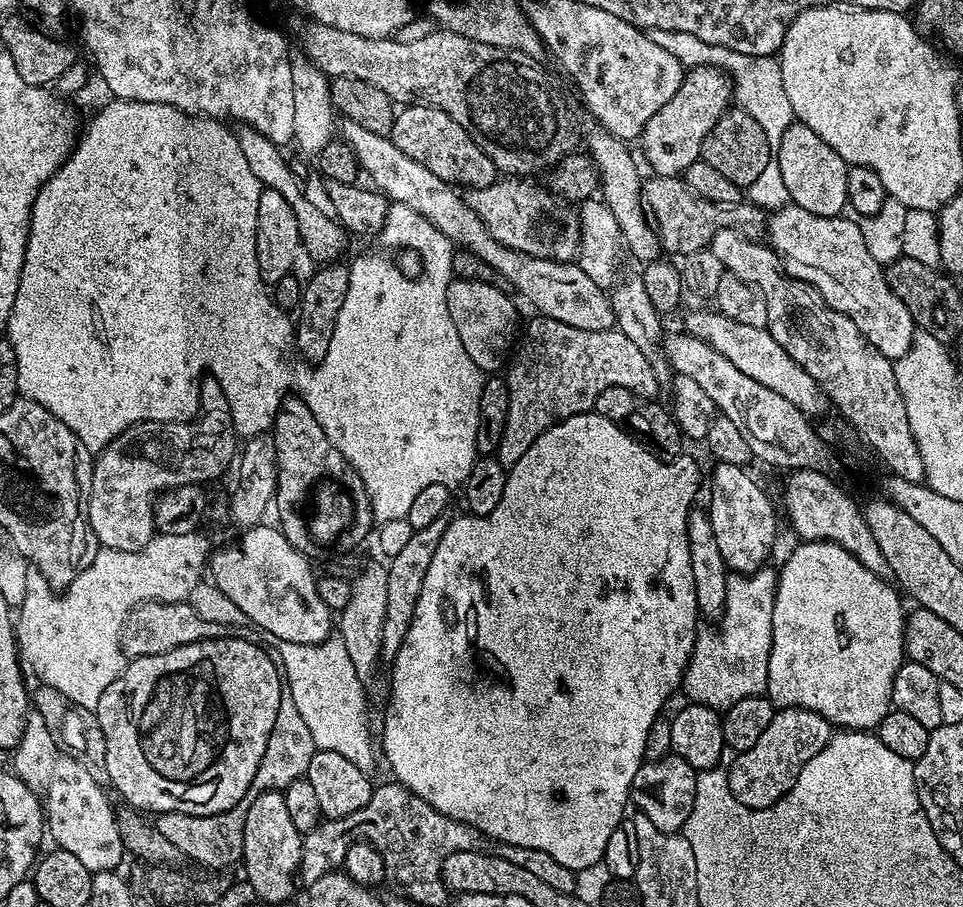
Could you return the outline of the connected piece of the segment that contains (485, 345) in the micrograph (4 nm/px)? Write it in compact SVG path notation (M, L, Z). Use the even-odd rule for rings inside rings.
M454 278L447 283L446 290L447 309L466 354L480 371L486 374L499 371L505 365L503 358L518 324L518 314L513 304L515 301L489 282Z

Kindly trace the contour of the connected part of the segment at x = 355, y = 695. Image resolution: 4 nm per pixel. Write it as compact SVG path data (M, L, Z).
M339 642L284 644L280 648L280 667L284 670L287 694L301 721L306 722L317 749L342 754L342 758L354 762L354 766L371 773L378 752L372 749L372 732L368 729L370 701L356 677L346 646Z

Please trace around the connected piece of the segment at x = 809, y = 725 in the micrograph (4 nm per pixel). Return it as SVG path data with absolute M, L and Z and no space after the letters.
M779 709L758 743L750 746L750 750L735 753L732 764L727 765L736 800L748 808L773 808L794 786L798 774L802 774L802 766L826 747L833 734L833 725L822 714L814 714L814 710Z

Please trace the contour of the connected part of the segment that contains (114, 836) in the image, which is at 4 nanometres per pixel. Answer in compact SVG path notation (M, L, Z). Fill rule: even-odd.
M57 755L54 767L50 772L50 782L44 791L46 830L49 837L56 842L55 847L63 852L73 854L81 860L82 866L92 873L115 871L121 866L122 858L126 856L123 843L116 824L116 812L102 792L99 781L93 778L88 770L83 769L78 762L69 756Z

